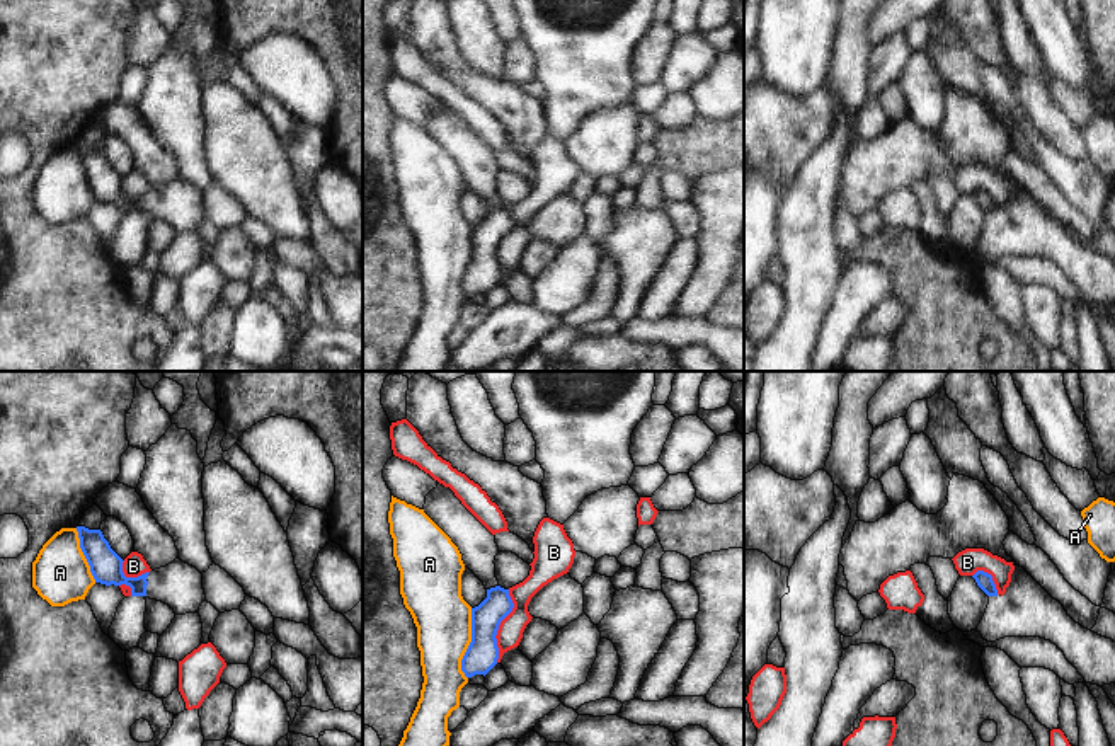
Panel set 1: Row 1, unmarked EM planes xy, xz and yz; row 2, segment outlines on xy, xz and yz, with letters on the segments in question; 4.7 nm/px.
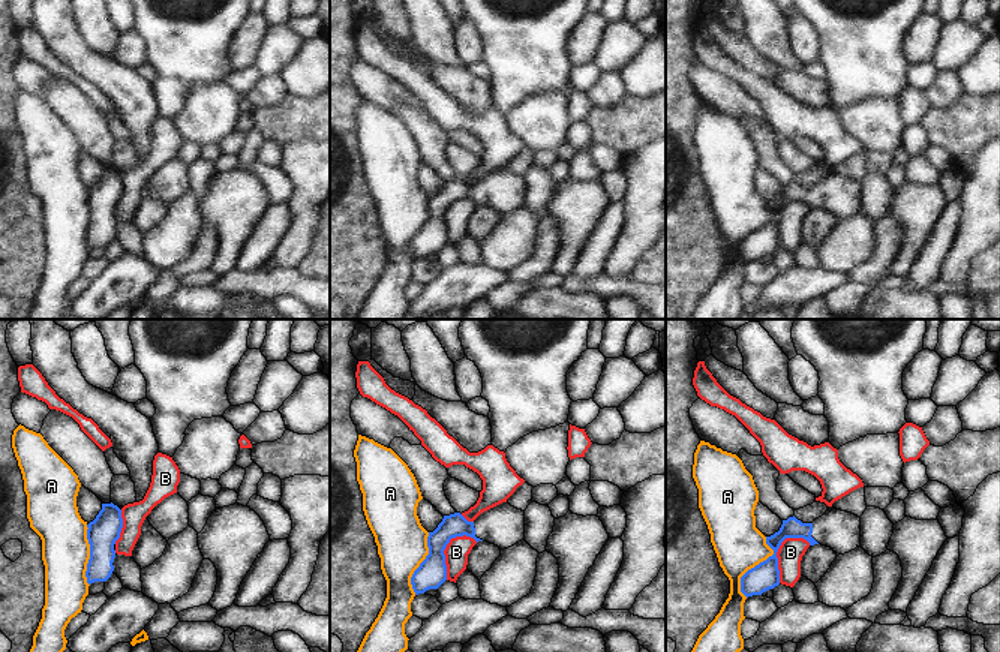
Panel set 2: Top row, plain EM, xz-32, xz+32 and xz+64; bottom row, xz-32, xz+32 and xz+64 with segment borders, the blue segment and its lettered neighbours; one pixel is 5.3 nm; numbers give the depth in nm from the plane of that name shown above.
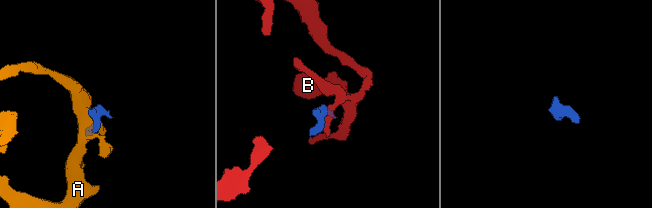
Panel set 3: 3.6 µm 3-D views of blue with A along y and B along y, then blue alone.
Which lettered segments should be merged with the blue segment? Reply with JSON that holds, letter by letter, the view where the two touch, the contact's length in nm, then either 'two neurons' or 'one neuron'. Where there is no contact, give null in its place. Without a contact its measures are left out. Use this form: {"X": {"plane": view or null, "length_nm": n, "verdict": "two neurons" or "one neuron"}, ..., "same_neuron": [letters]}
{"A": {"plane": "xz", "length_nm": 340, "verdict": "two neurons"}, "B": {"plane": "xz", "length_nm": 360, "verdict": "two neurons"}, "same_neuron": []}

